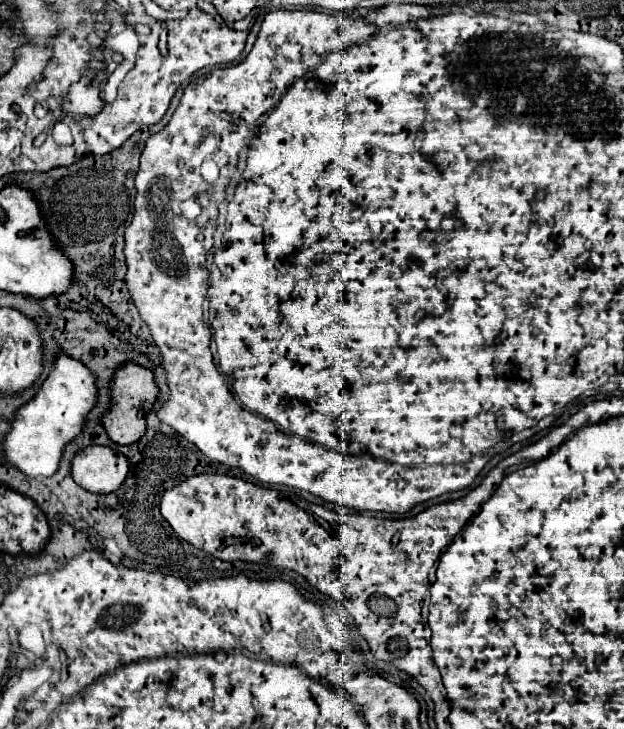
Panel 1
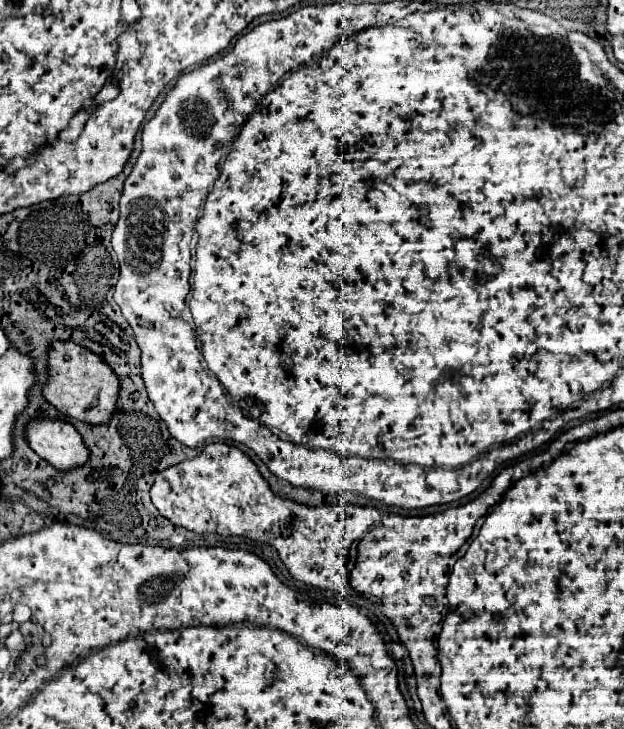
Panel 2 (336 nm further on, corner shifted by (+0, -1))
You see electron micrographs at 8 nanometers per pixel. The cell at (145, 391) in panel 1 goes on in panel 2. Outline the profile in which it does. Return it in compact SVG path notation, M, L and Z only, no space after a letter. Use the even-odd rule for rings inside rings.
M53 341L49 347L49 361L47 361L49 379L43 385L43 397L63 415L85 421L85 423L105 423L111 419L111 413L117 405L119 395L119 379L95 353L83 349L81 345L73 345L71 341Z

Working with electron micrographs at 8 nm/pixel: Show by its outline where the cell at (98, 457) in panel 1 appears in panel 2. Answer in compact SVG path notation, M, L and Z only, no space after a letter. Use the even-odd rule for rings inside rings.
M31 419L25 427L25 439L29 447L55 469L73 469L89 457L75 427L63 419Z

